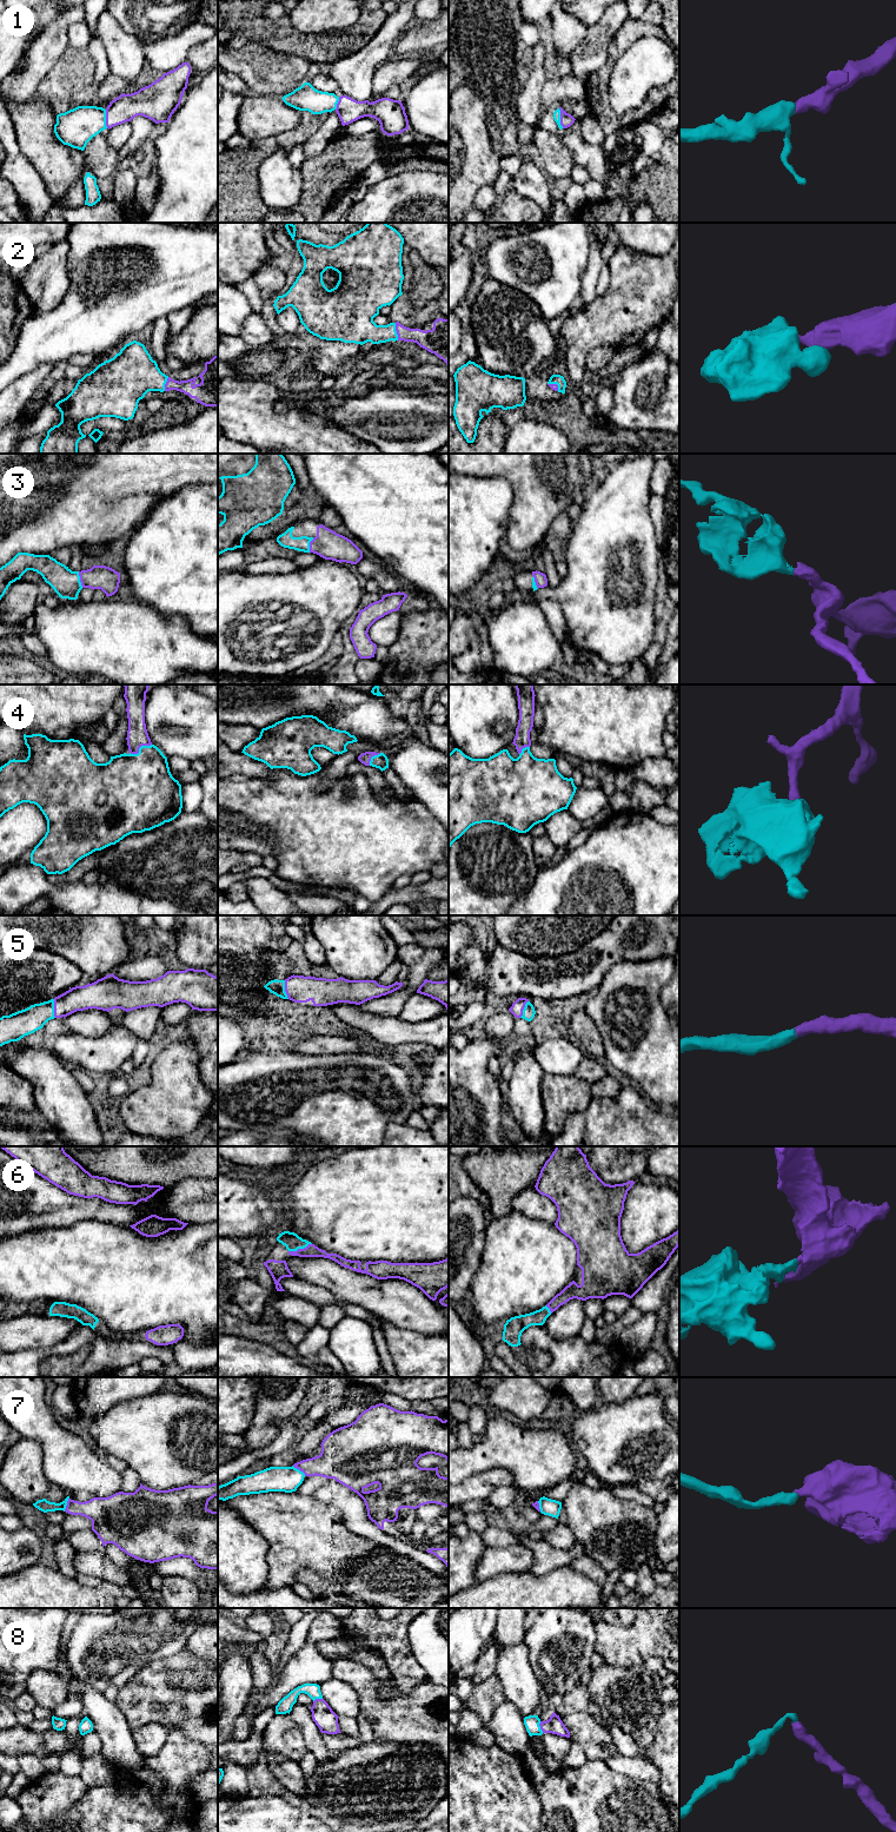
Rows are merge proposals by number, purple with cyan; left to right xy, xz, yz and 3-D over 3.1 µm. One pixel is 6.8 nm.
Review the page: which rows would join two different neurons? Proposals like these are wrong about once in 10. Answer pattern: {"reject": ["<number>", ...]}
{"reject": []}

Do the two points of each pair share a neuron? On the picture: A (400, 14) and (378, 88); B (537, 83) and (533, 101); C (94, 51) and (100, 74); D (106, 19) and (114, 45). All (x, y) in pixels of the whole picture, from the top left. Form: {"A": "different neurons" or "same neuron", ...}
{"A": "different neurons", "B": "same neuron", "C": "same neuron", "D": "same neuron"}

